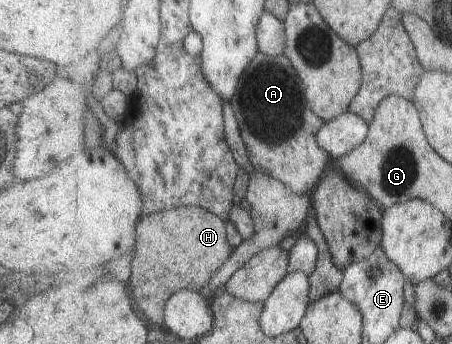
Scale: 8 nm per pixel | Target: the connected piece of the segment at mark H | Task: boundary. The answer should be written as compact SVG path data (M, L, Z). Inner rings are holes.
M194 206L144 216L138 228L142 240L134 260L134 286L130 283L130 287L139 308L153 322L166 327L167 304L174 294L184 289L203 292L232 258L236 247L229 238L229 224L230 219L224 220L210 210Z

